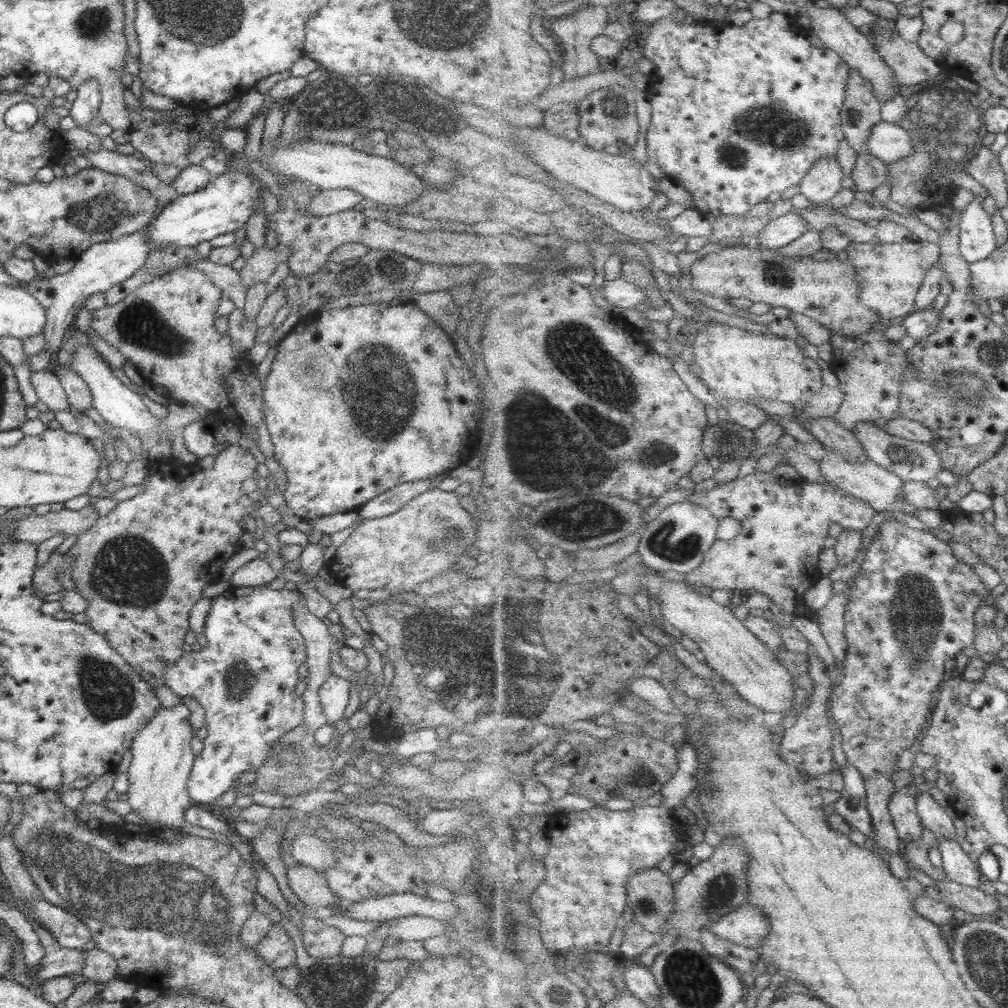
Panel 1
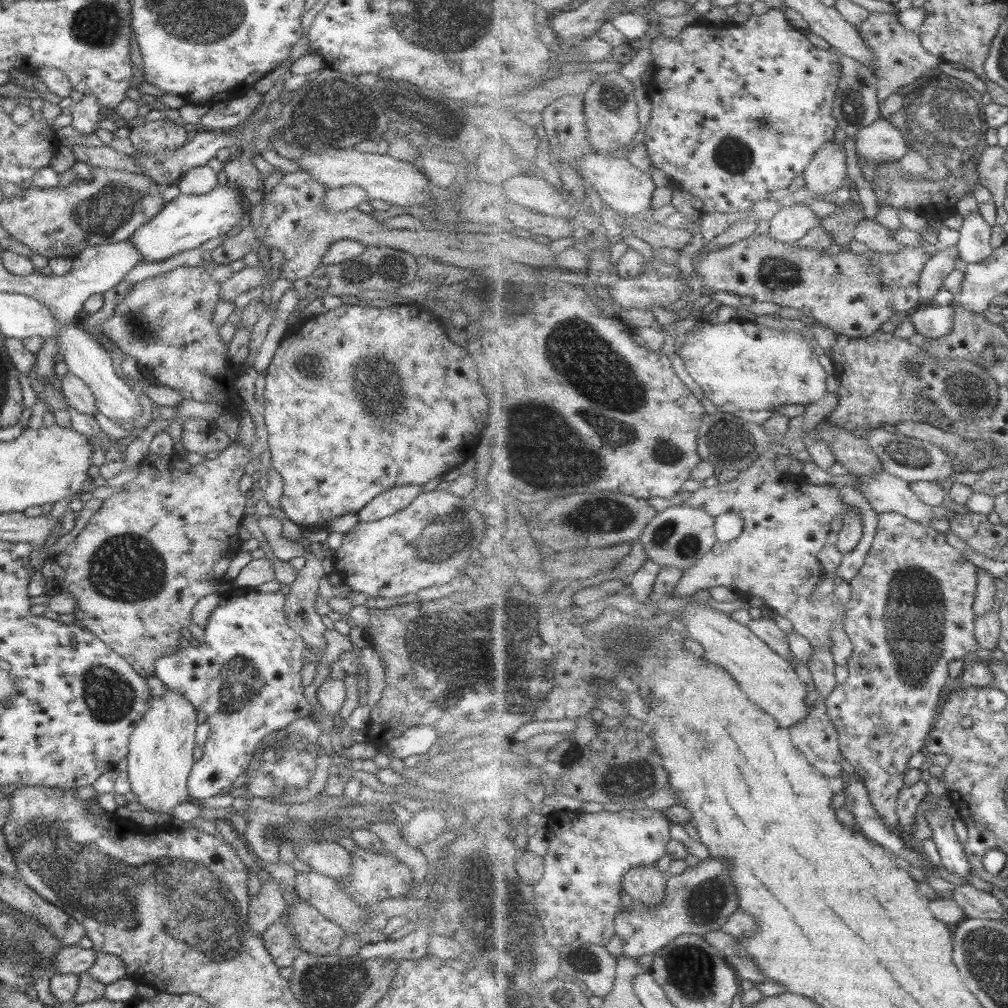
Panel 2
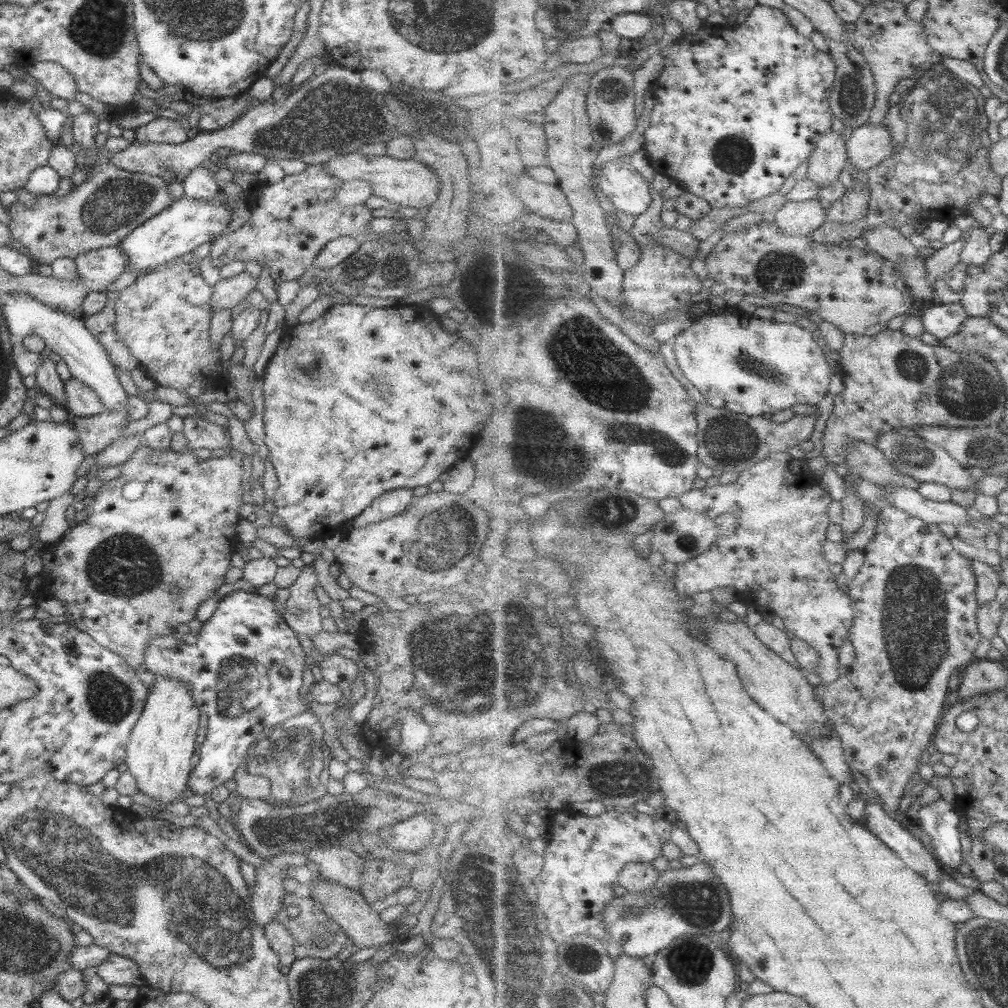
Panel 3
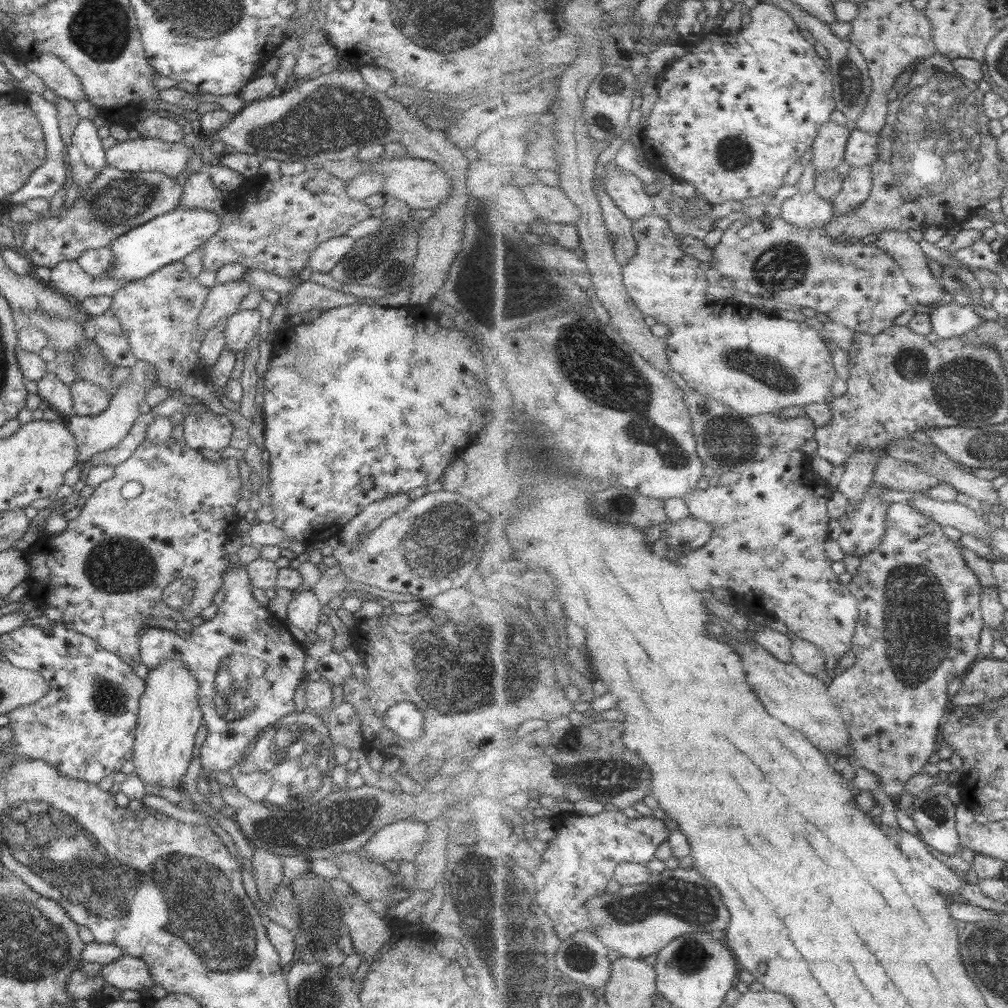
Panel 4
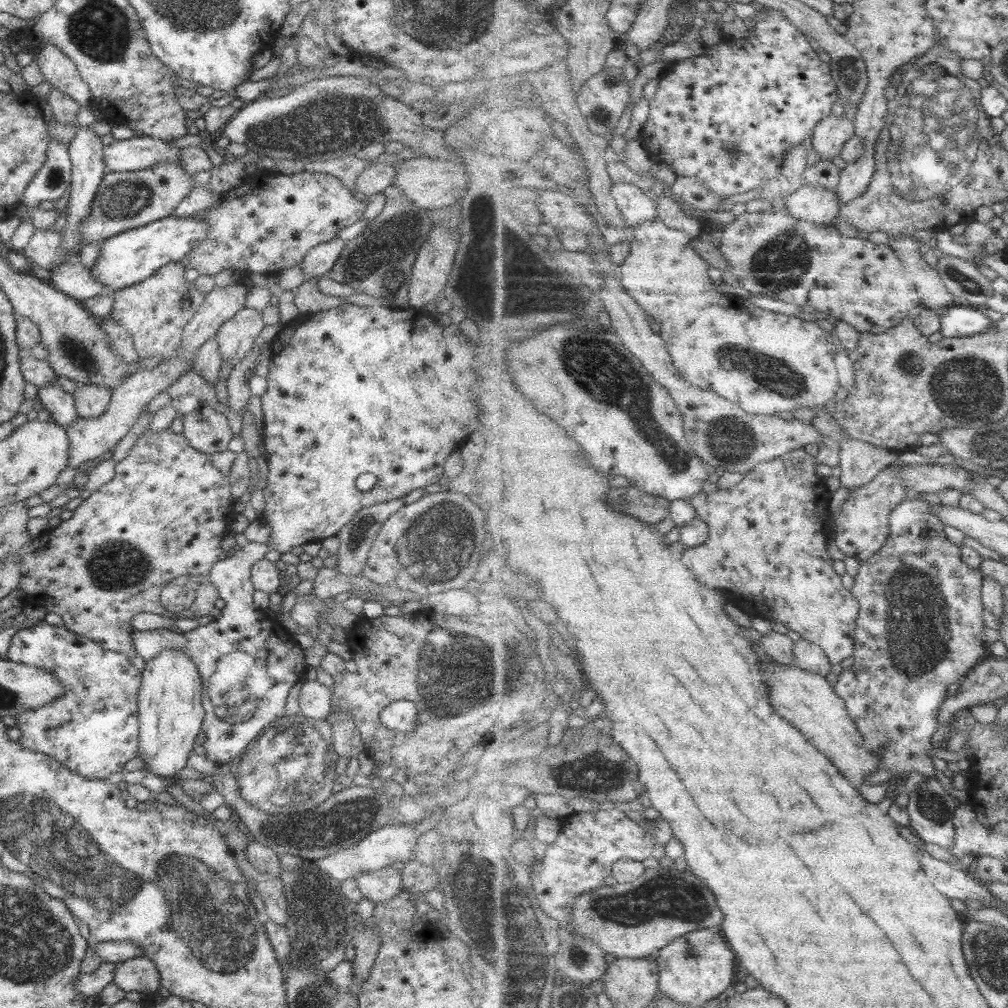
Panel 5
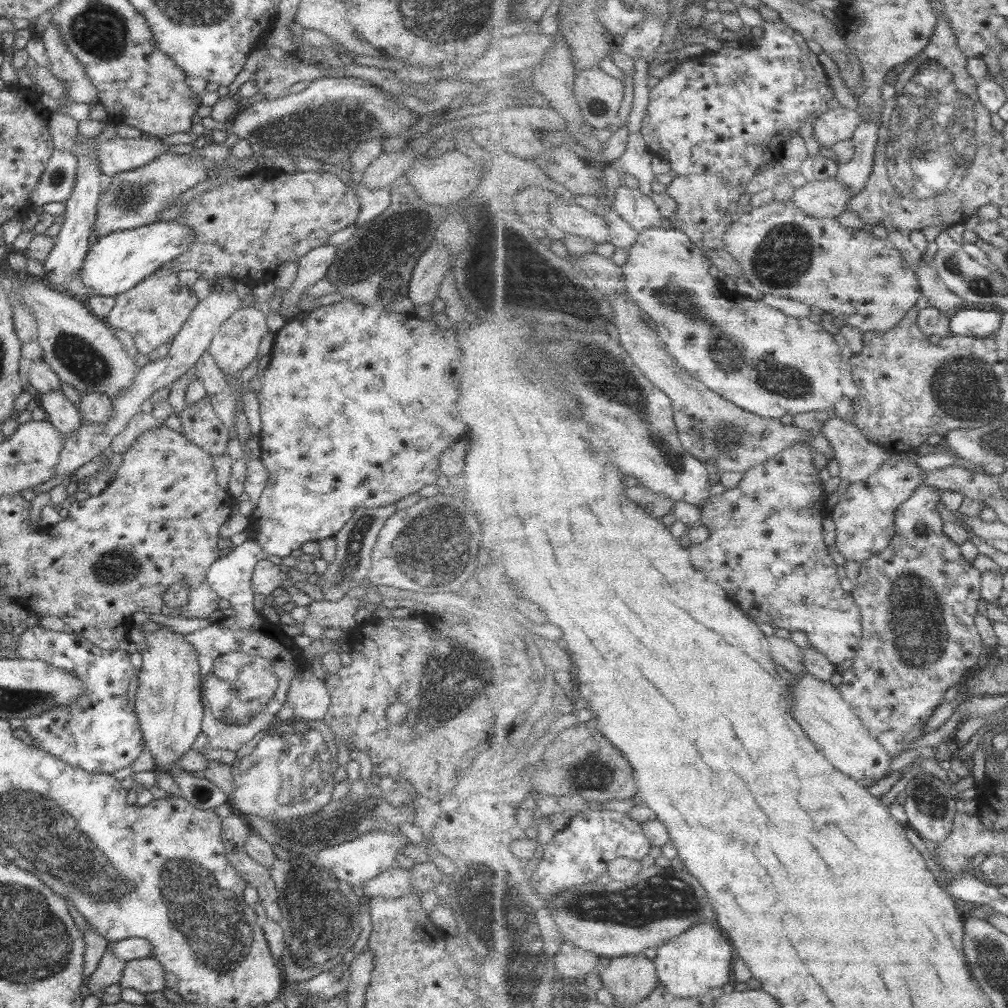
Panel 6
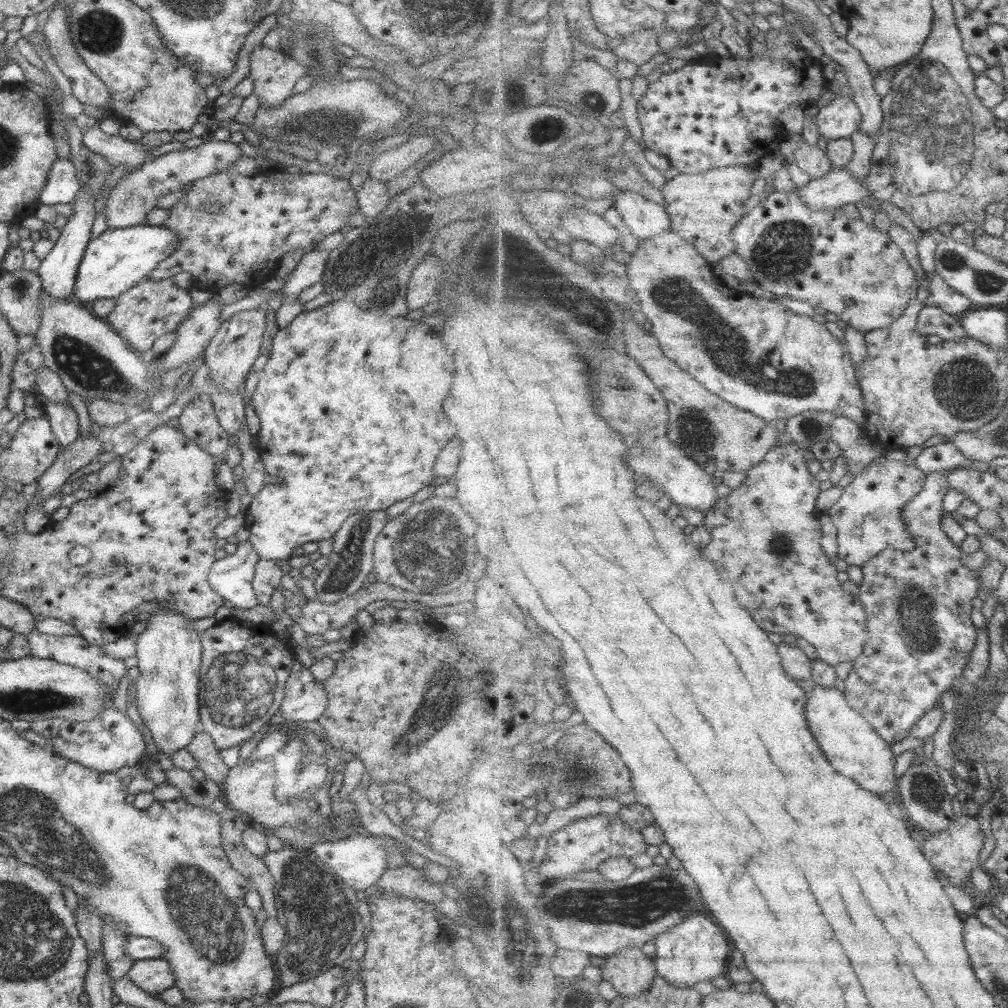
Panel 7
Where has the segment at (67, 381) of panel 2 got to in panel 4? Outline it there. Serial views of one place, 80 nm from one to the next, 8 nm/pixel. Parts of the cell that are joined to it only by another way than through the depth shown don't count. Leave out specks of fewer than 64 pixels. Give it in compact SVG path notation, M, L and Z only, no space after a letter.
M76 380L68 384L75 416L95 416L103 413L109 405L111 396L106 390L86 380Z

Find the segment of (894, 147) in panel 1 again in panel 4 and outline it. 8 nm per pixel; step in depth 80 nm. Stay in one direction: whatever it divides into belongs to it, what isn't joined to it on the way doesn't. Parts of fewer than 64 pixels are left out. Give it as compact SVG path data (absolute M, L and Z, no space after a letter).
M853 129L846 146L844 160L851 166L872 166L878 161L878 142L881 134L872 135L861 129Z

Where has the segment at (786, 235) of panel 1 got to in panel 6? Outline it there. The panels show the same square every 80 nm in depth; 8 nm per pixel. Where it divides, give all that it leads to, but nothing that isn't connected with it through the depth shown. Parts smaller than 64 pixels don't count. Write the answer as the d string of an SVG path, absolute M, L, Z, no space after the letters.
M834 177L831 180L811 180L794 191L792 200L803 213L815 218L836 218L848 208L853 198L850 188Z

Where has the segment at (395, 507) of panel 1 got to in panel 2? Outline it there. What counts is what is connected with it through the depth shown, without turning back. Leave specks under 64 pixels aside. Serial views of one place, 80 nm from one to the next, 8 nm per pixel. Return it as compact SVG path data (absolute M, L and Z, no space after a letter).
M395 486L374 496L361 510L356 512L358 522L373 522L403 510L420 492L422 486Z

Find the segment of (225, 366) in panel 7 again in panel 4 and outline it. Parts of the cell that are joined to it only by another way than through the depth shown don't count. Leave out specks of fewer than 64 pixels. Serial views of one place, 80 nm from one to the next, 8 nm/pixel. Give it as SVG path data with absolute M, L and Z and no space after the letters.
M243 309L233 313L228 317L224 328L224 344L235 355L235 361L231 379L239 381L243 364L244 349L254 334L257 333L259 321L261 320L260 312L256 309Z

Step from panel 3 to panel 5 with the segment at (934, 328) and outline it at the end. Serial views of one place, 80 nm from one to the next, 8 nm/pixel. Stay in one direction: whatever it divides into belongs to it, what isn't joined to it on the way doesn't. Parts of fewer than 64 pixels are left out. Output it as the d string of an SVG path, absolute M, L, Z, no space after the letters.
M959 302L956 306L946 308L941 312L940 333L944 337L962 336L968 337L985 332L996 322L993 322L989 316L983 312L977 311L976 308L963 305Z

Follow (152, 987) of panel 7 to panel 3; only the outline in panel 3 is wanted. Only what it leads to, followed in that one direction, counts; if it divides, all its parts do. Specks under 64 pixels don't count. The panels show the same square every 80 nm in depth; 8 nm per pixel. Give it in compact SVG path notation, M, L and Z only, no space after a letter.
M109 954L109 958L105 958L95 967L95 974L107 985L126 984L137 987L145 985L137 964L117 954Z

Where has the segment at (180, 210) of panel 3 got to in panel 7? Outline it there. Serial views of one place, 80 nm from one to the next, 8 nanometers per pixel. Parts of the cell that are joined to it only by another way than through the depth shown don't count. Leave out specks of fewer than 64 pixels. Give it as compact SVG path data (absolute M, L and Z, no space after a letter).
M137 225L105 229L98 237L89 239L79 263L71 298L83 306L94 300L116 299L127 289L145 280L150 272L178 247L178 234L163 225Z

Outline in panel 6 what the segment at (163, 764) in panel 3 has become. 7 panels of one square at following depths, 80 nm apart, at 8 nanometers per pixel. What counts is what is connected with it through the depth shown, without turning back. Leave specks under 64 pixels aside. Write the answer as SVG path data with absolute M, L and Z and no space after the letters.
M170 627L148 633L139 654L142 663L136 674L139 684L133 711L138 718L144 748L153 757L155 770L166 771L192 748L201 732L204 707L197 655L193 647L182 639L182 634L172 631Z

